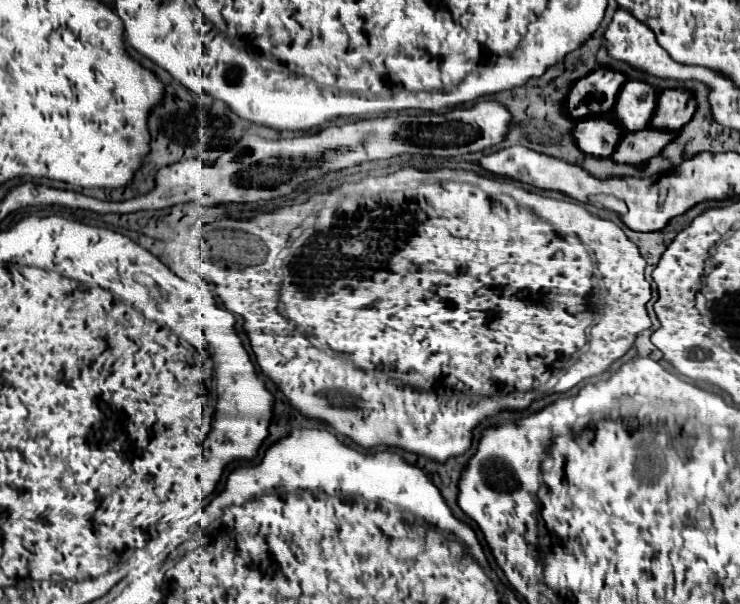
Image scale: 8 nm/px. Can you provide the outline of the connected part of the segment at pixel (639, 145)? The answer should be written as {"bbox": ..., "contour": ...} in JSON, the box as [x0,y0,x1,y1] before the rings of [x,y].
{"bbox":[612,127,678,165],"contour":[[[652,127],[640,129],[640,131],[628,131],[620,137],[616,151],[612,153],[612,159],[616,163],[630,163],[640,165],[648,161],[650,157],[658,155],[678,133],[674,131],[656,131]]]}

